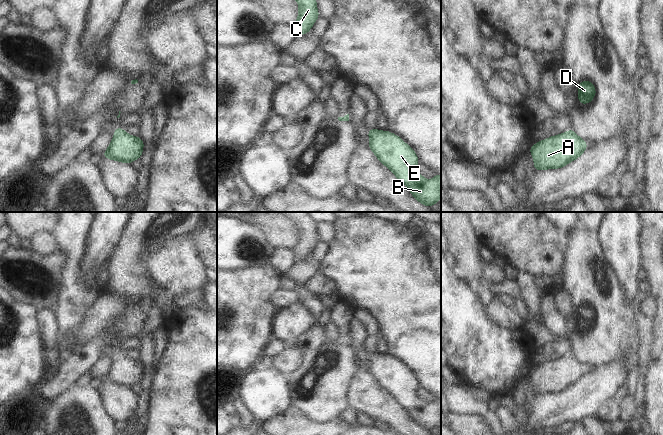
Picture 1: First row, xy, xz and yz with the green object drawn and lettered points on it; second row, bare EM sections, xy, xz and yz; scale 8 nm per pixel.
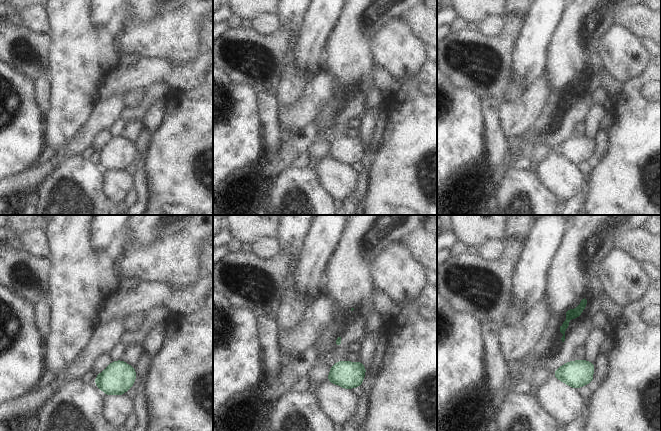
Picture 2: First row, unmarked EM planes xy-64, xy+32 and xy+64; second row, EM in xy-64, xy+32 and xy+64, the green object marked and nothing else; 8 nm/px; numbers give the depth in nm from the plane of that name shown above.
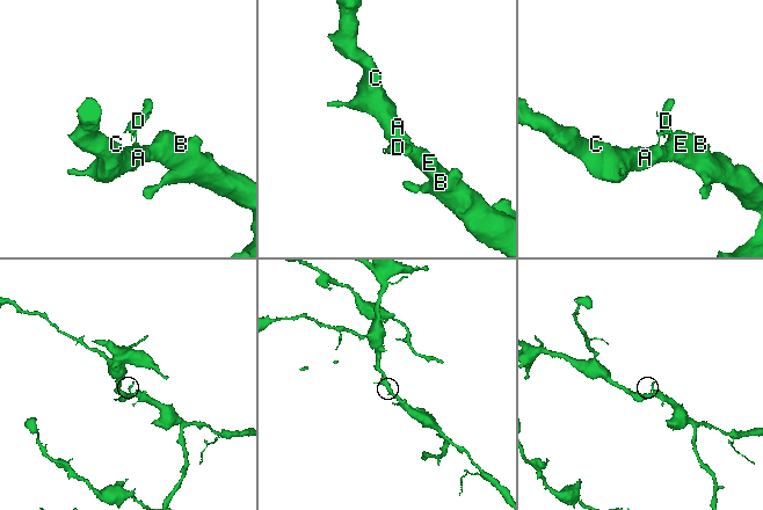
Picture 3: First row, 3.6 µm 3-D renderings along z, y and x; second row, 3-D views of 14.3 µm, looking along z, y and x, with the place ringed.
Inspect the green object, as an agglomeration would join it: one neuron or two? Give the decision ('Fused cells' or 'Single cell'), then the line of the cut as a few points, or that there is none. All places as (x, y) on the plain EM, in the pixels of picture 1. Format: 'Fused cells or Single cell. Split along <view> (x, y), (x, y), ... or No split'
Fused cells. Split along xy (124, 355), (114, 359).

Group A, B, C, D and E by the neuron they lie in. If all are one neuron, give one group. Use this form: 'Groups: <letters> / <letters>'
Groups: A B C E / D.

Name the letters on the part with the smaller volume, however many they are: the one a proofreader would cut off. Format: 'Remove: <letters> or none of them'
Remove: D

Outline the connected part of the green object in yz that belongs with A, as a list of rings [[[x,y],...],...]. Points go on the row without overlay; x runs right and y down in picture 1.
[[[570,355],[538,365],[529,373],[534,382],[535,396],[563,392],[588,372],[587,367]]]

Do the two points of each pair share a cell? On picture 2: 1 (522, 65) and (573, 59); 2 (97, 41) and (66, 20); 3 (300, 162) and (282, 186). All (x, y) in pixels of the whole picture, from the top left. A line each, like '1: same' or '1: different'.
1: different
2: same
3: different

